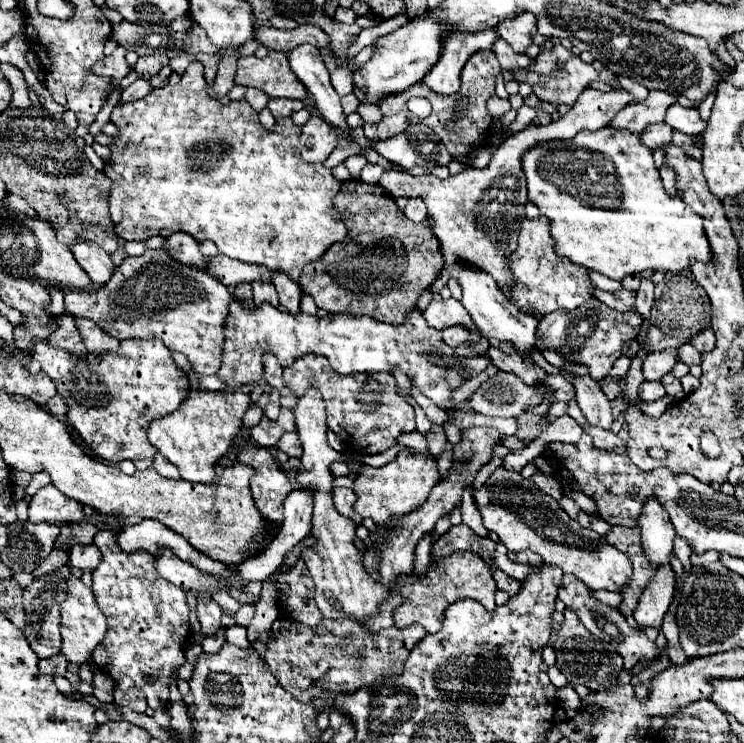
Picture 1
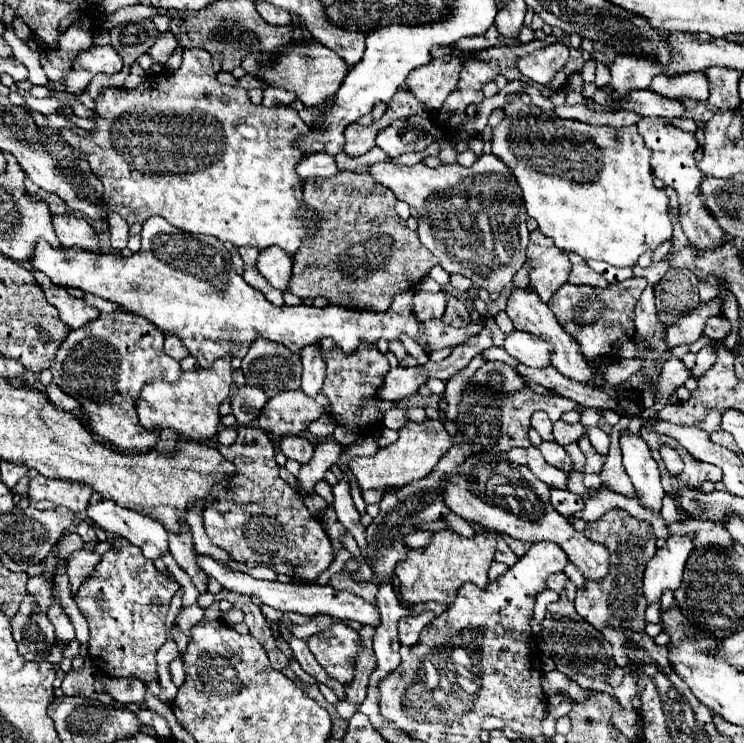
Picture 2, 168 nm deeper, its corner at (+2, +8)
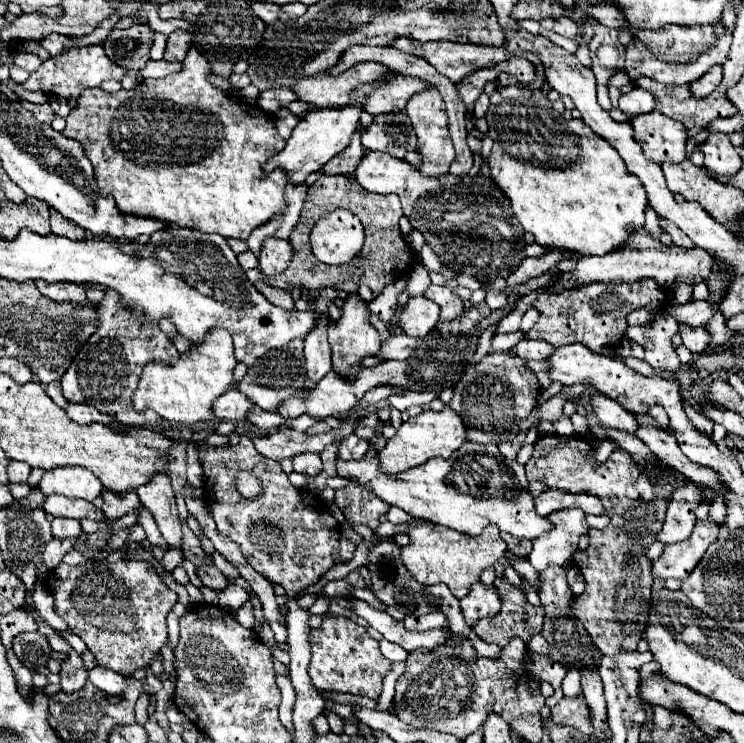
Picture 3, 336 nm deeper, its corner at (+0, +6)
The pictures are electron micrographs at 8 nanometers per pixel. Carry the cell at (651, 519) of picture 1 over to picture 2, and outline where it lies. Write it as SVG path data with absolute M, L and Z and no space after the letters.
M621 432L619 442L623 452L623 466L637 490L635 498L641 502L643 508L659 514L665 490L661 486L659 468L649 452L649 446L645 444L643 438L629 432Z

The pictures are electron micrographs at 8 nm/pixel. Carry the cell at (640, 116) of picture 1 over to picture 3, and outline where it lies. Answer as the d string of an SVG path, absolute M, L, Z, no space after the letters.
M713 66L711 70L707 70L707 74L703 74L703 78L699 78L699 82L691 82L689 88L693 96L703 98L709 96L719 86L721 80L723 80L723 66Z

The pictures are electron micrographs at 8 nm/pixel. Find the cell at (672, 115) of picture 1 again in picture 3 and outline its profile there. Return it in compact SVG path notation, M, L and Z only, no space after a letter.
M633 88L627 94L621 94L619 98L619 110L625 112L629 118L635 114L645 114L655 108L655 98L641 88Z

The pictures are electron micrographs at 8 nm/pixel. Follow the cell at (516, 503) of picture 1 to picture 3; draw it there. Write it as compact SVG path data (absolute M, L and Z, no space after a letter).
M465 442L453 458L431 458L429 462L399 474L383 474L377 456L365 456L351 462L337 458L337 474L359 486L369 486L377 498L403 508L413 518L423 518L469 536L479 536L485 526L495 524L501 532L535 540L551 528L549 520L535 512L533 496L527 492L529 482L523 466L517 460L503 458L495 444Z

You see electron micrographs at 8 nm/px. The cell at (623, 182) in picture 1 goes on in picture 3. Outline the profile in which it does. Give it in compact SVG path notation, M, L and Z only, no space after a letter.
M497 86L489 98L491 104L485 114L489 122L487 136L495 142L489 156L491 180L503 190L505 198L509 198L513 216L521 222L525 232L535 236L537 244L603 256L625 242L631 234L627 228L643 228L647 204L643 184L627 172L623 158L619 158L619 154L583 120L565 120L553 110L543 90L531 90L527 86Z

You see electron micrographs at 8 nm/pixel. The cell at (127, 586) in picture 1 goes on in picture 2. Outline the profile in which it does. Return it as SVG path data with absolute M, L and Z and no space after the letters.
M117 536L111 542L111 550L107 550L101 556L101 560L99 560L97 568L93 570L93 574L85 580L85 584L75 594L75 602L77 602L79 610L81 610L81 614L89 622L89 632L91 632L89 656L93 660L93 666L99 672L107 674L109 678L135 676L135 678L143 680L145 684L159 680L155 654L167 642L165 620L167 620L171 598L177 592L179 592L179 584L173 578L159 572L153 566L153 562L143 556L141 548L137 548L135 544L129 544L129 540L125 540L125 538Z

